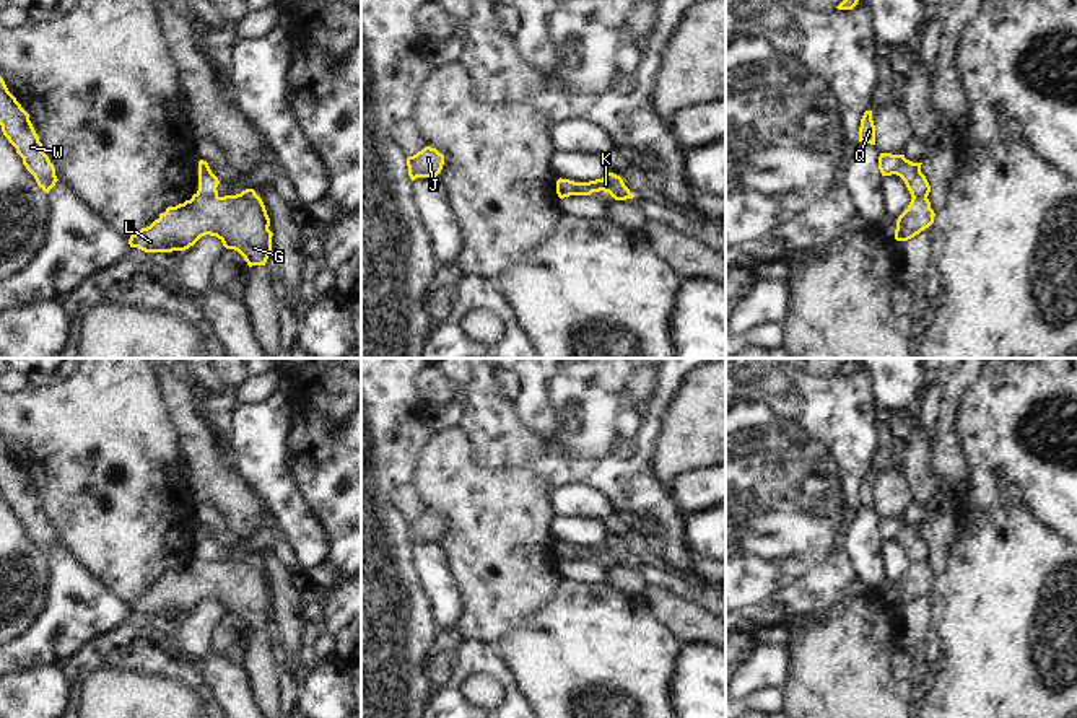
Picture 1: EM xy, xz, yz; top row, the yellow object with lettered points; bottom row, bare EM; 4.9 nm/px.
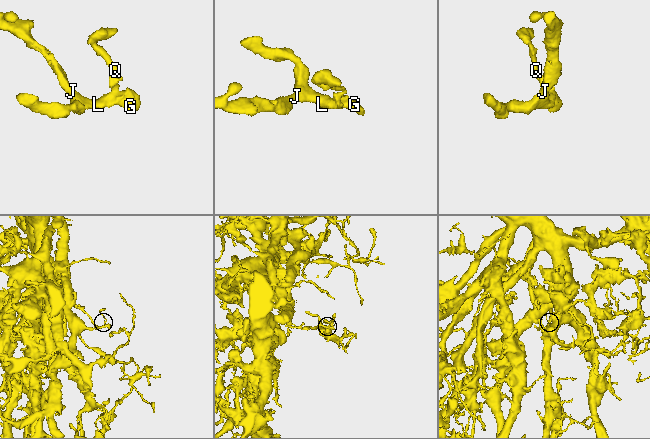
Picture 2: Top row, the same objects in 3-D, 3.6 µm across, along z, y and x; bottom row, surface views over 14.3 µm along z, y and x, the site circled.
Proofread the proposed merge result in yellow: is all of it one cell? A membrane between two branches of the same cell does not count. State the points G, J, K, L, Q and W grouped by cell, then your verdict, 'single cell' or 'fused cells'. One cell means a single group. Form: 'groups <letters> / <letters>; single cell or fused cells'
groups G J K L W / Q; fused cells

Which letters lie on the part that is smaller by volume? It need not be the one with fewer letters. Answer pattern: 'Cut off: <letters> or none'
Cut off: Q

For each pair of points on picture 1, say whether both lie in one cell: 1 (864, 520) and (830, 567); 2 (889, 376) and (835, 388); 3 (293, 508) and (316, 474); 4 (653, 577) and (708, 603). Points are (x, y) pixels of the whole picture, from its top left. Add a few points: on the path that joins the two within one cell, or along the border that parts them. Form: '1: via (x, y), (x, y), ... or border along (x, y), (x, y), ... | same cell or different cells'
1: border along (854, 510), (843, 542), (859, 582) | different cells
2: border along (869, 375), (877, 409) | different cells
3: border along (288, 461), (288, 471), (296, 490), (322, 529) | different cells
4: via (666, 580), (695, 595) | same cell

